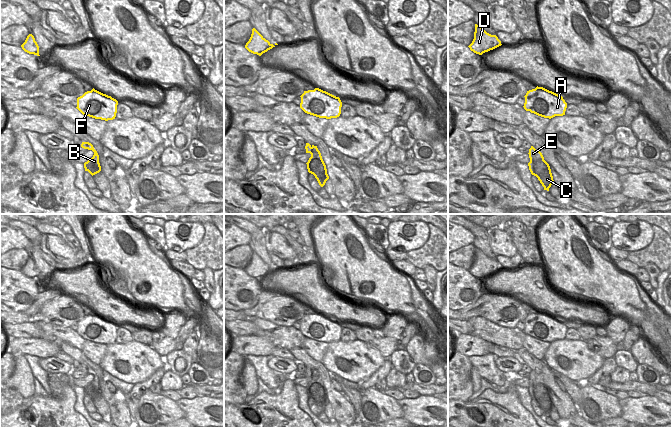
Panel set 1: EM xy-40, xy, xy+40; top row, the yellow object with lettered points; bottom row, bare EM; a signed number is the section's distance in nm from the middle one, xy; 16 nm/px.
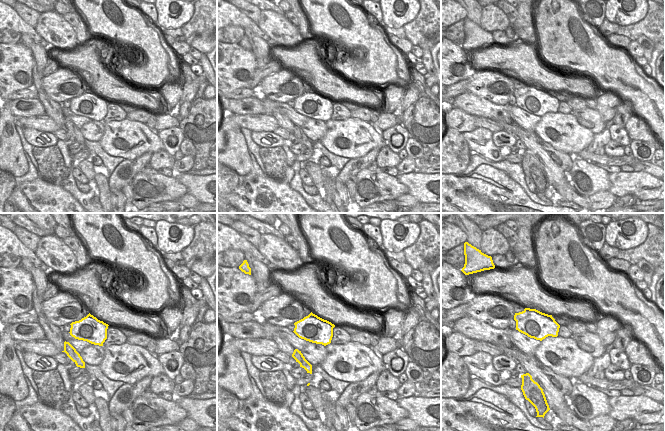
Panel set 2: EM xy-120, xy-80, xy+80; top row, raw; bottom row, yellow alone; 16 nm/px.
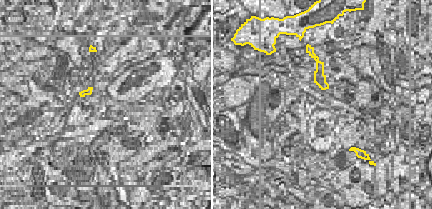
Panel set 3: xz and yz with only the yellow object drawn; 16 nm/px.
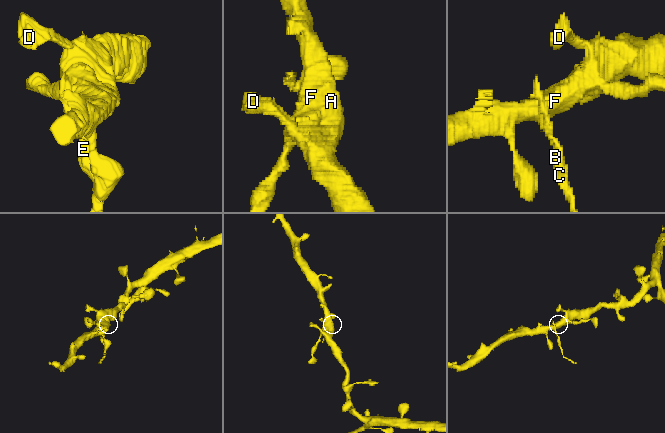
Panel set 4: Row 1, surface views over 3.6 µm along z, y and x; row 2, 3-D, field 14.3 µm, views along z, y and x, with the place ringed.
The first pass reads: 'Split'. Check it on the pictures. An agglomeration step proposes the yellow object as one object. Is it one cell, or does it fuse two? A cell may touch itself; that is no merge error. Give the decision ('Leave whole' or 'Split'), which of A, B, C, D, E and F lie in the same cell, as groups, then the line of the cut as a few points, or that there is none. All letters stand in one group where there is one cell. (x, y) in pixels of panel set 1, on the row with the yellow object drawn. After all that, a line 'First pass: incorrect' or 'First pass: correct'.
Split. Groups: A D F / B C E. Split along xy (311, 147), (314, 151), (319, 152)
First pass: correct

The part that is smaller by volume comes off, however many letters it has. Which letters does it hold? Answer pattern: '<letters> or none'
B, C, E

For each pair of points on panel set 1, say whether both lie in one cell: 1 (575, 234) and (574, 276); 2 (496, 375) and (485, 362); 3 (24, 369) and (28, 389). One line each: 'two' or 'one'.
1: one
2: one
3: one

